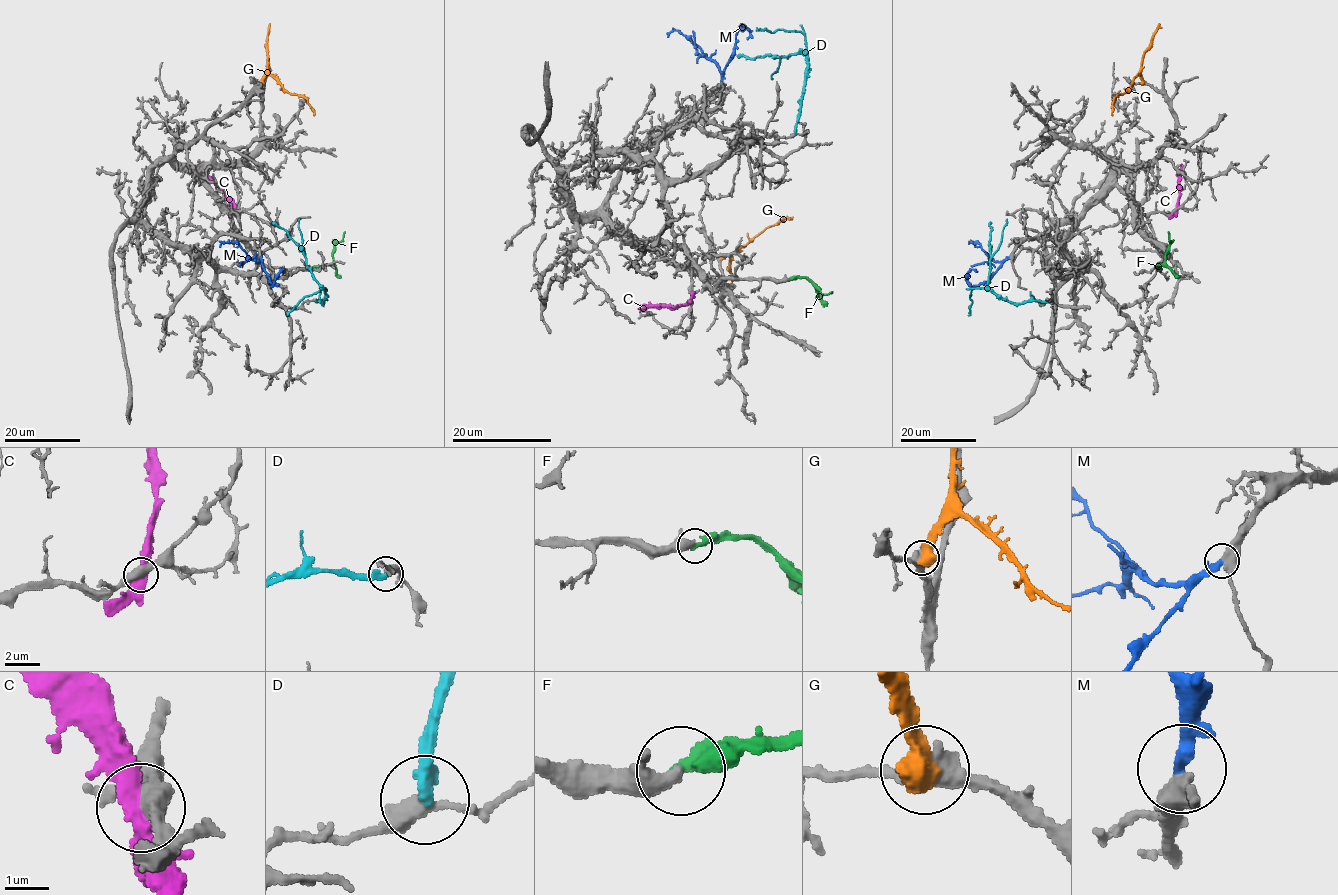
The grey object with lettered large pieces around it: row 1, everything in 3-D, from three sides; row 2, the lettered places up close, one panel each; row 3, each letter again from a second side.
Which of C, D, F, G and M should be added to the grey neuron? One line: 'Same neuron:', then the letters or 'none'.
Same neuron: F, M

